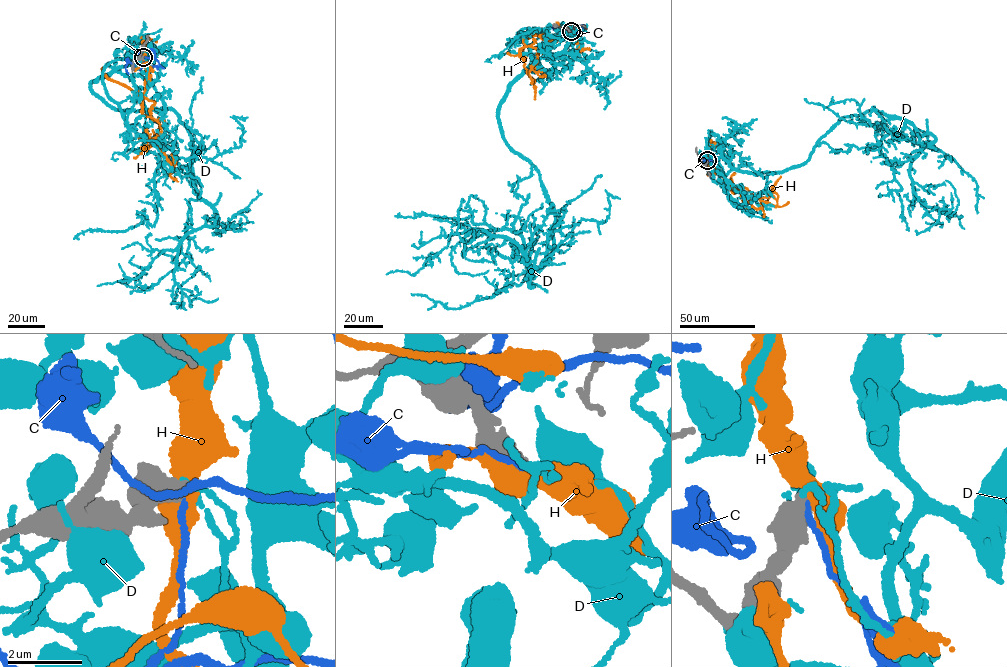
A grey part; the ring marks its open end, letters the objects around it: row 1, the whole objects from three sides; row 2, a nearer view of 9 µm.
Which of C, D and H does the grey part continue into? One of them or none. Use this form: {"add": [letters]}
{"add": []}

